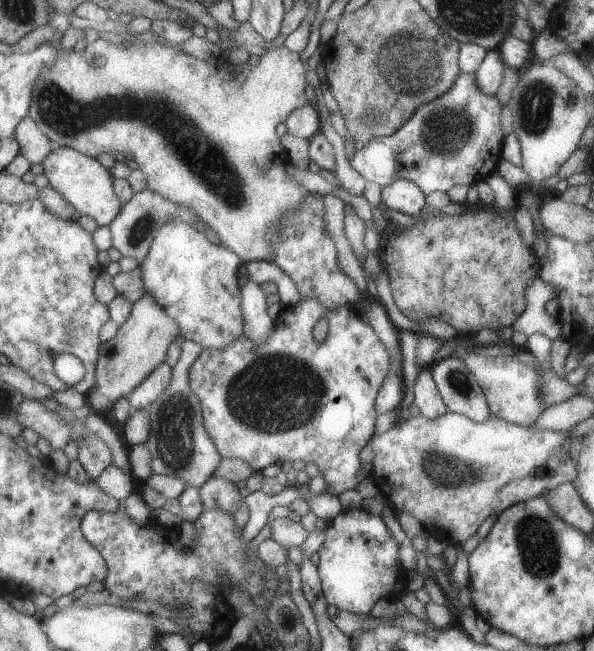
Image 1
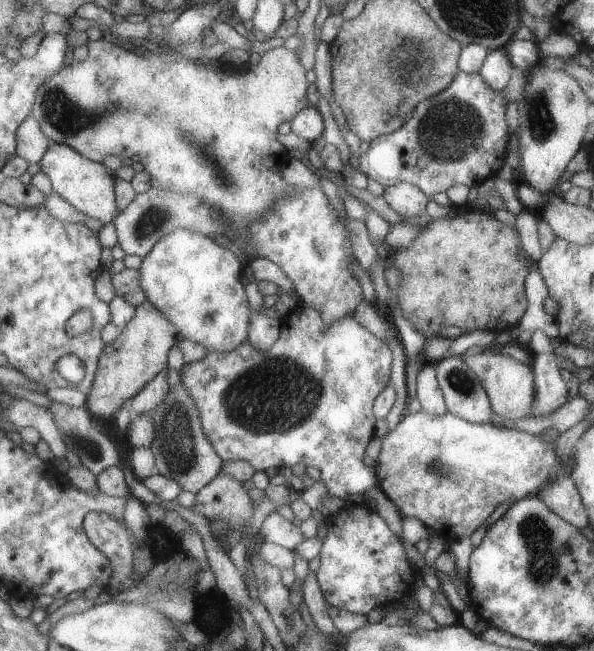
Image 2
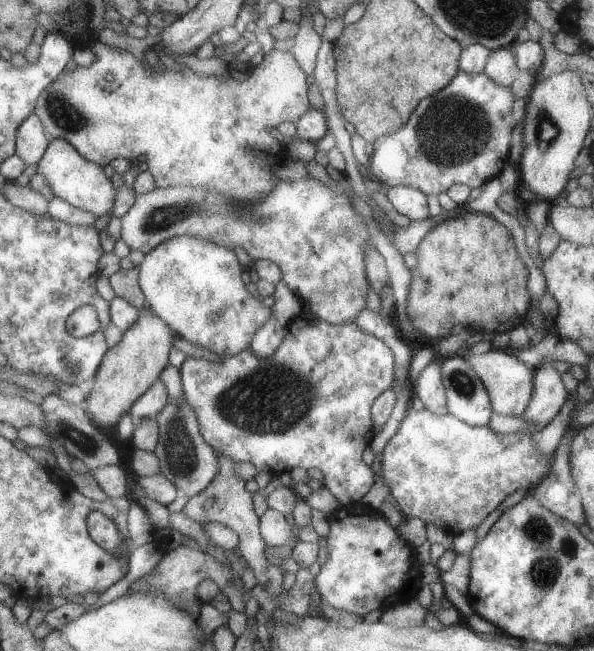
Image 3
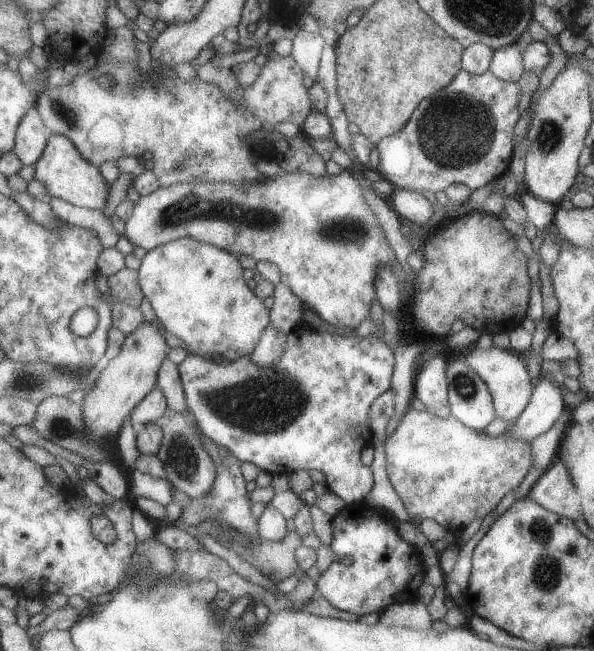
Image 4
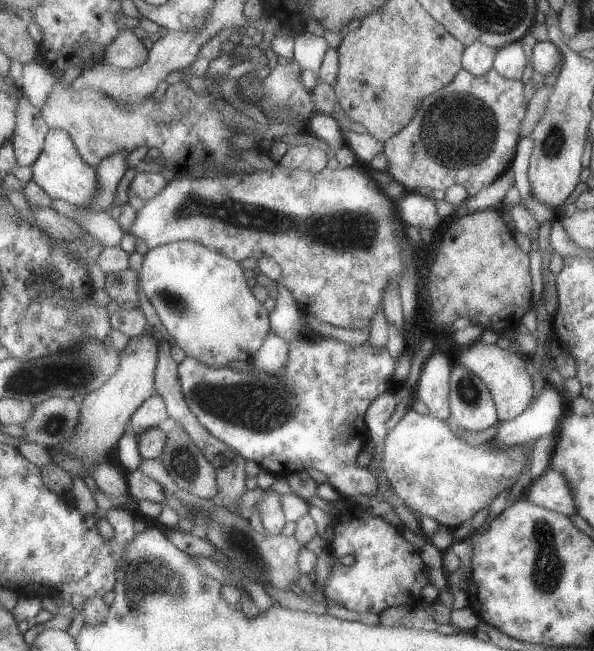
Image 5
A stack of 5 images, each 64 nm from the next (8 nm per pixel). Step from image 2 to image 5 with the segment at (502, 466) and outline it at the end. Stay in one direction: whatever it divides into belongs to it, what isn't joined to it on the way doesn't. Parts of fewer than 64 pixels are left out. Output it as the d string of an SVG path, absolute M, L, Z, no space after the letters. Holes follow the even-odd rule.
M408 408L398 424L389 430L383 462L391 488L410 511L414 510L422 517L432 517L441 526L455 530L463 522L472 521L480 510L488 509L501 492L511 489L520 479L527 462L527 450L522 444L508 447L499 447L492 442L470 445L459 438L446 421Z

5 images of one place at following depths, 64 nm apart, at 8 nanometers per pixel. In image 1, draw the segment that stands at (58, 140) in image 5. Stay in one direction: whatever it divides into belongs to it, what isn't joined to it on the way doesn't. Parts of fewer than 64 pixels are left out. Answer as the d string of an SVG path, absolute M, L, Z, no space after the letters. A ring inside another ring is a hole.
M60 147L48 156L44 166L51 185L72 202L82 215L95 219L99 227L111 226L121 216L125 203L118 195L115 177L98 158L87 156L71 147Z

